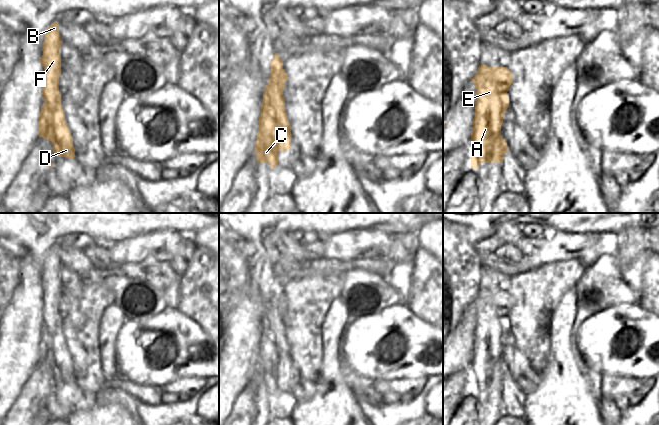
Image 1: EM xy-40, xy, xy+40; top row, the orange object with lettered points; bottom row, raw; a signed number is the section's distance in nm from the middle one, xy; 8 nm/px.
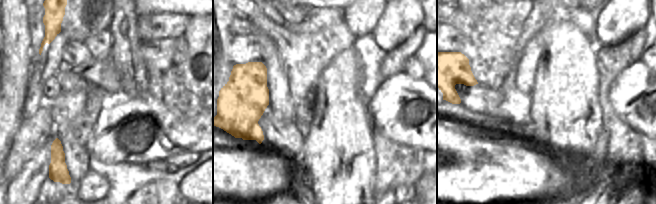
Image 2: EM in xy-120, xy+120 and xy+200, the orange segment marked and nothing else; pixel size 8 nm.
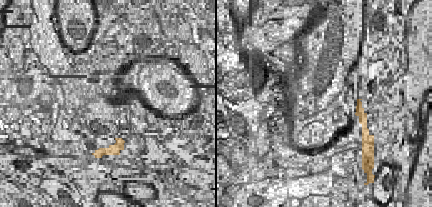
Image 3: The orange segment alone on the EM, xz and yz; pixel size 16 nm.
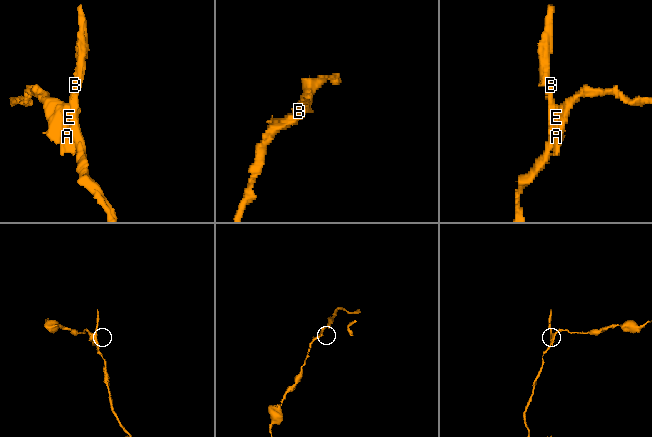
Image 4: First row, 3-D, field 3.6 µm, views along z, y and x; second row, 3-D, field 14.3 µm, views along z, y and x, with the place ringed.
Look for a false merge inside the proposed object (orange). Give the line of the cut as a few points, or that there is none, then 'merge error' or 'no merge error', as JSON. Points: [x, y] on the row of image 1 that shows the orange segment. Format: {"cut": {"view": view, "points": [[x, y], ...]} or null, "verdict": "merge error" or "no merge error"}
{"cut": {"view": "xy", "points": [[265, 90], [276, 112], [279, 150]]}, "verdict": "merge error"}

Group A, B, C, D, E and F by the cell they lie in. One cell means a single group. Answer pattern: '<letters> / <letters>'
A C E / B D F

